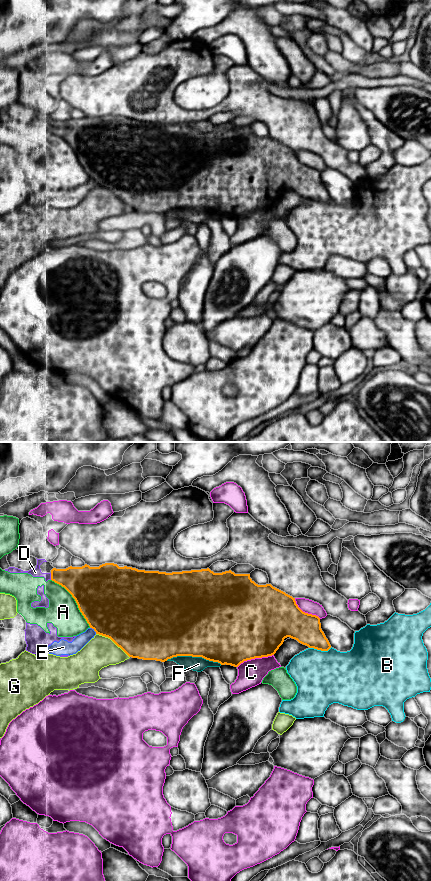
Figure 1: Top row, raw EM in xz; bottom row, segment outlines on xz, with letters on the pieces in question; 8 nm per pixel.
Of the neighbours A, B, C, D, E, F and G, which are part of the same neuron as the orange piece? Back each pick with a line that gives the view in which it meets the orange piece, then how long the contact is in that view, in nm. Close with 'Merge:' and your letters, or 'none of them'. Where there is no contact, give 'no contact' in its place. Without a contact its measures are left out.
Merge: none of them

